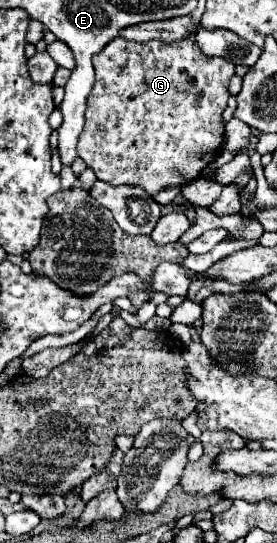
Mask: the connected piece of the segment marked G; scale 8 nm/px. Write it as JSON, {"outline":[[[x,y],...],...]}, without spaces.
{"outline":[[[194,34],[182,42],[130,42],[114,38],[102,52],[94,54],[96,84],[88,98],[86,124],[78,140],[78,156],[96,176],[110,184],[132,184],[144,188],[150,196],[170,186],[184,186],[200,176],[214,162],[224,146],[226,124],[222,112],[230,98],[228,82],[234,76],[234,64],[224,58],[206,58],[194,42]]]}

